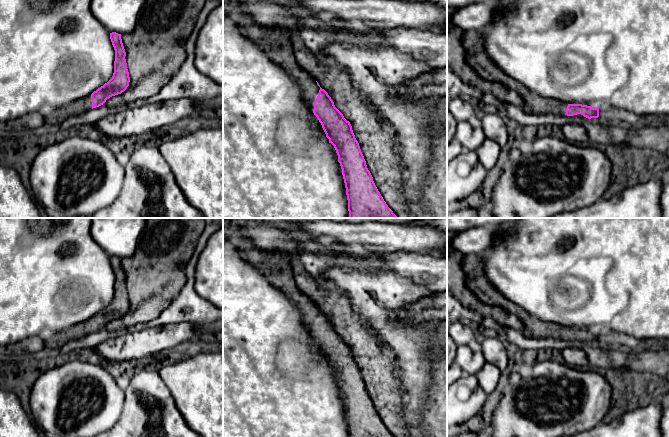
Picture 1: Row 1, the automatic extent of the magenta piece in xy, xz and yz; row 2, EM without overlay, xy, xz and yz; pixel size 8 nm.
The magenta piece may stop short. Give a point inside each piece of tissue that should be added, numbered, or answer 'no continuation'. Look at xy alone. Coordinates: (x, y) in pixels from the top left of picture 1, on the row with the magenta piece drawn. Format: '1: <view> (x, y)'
1: xy (84, 104)

